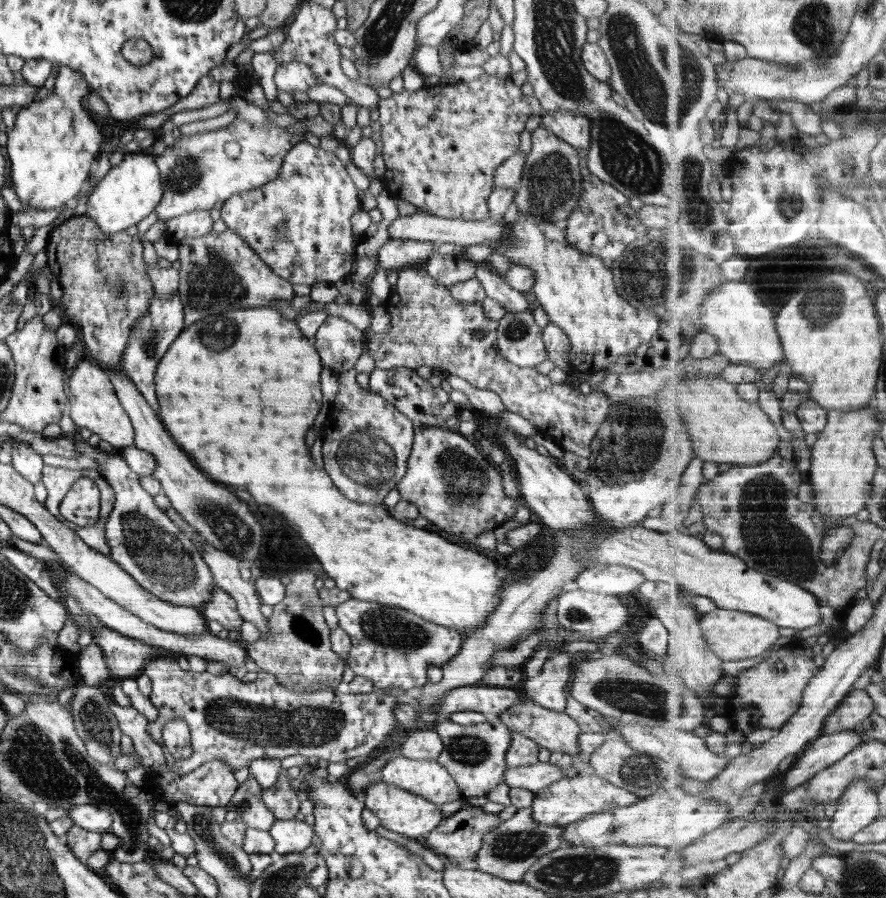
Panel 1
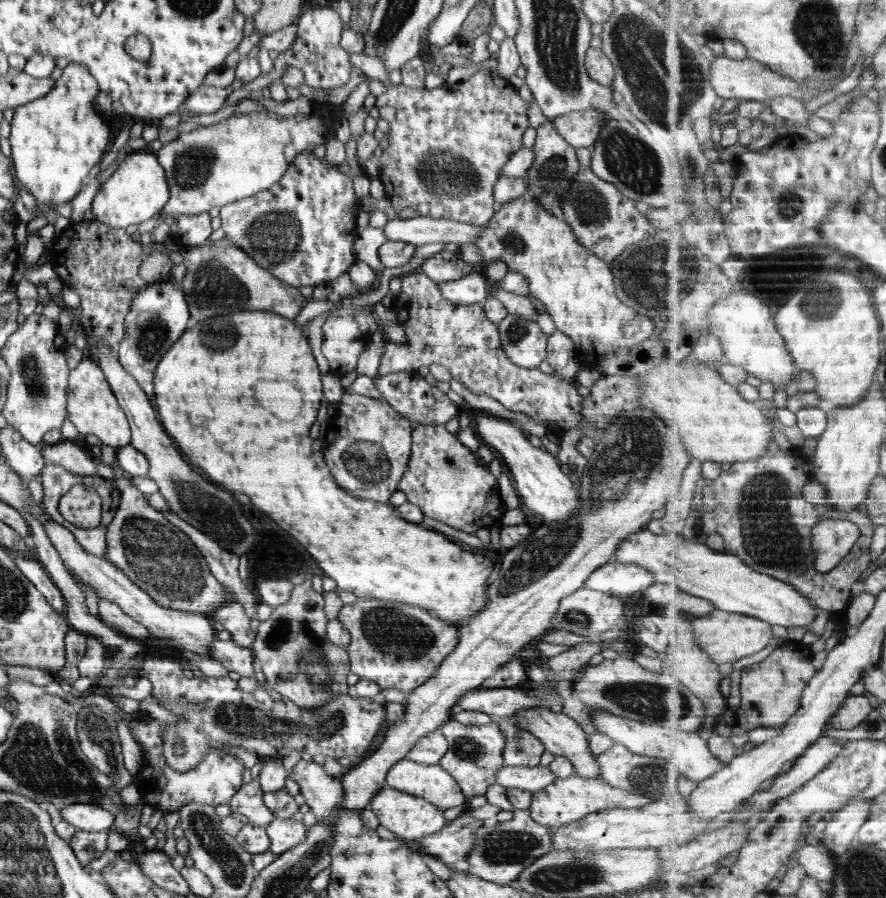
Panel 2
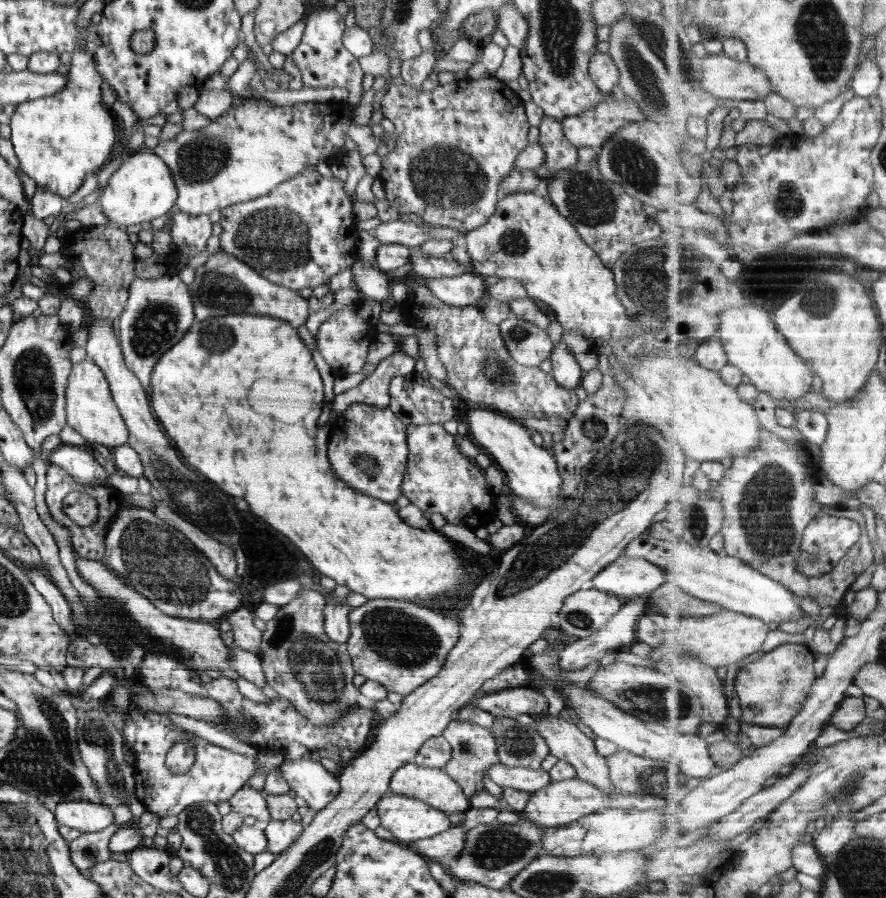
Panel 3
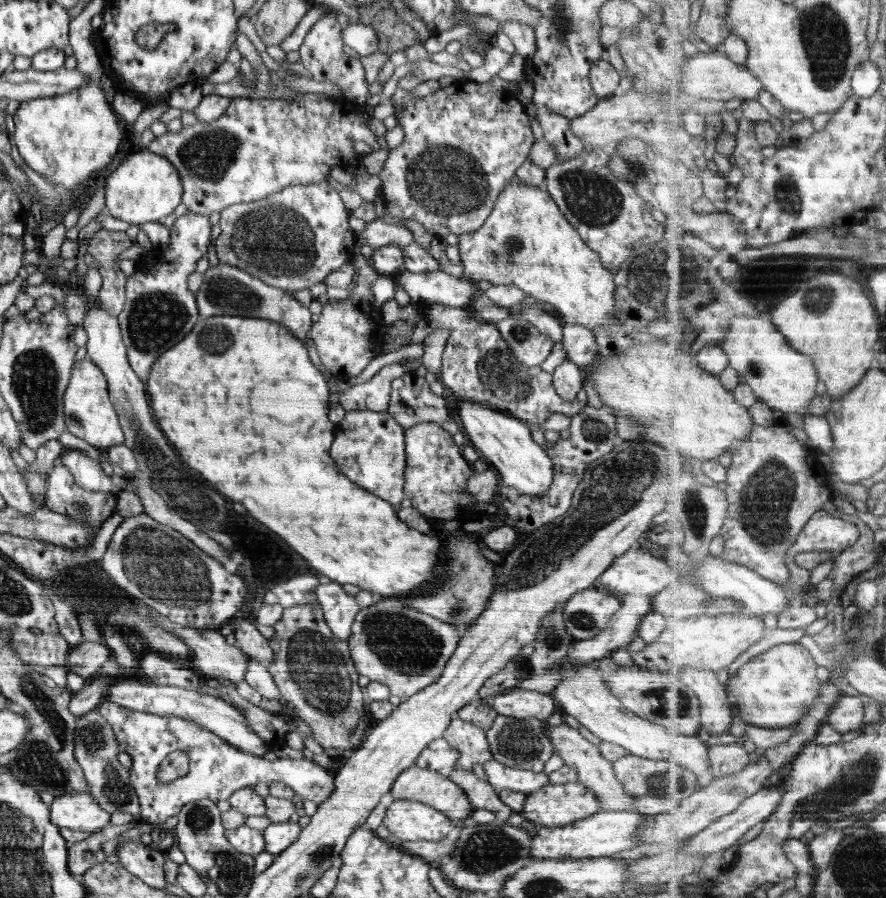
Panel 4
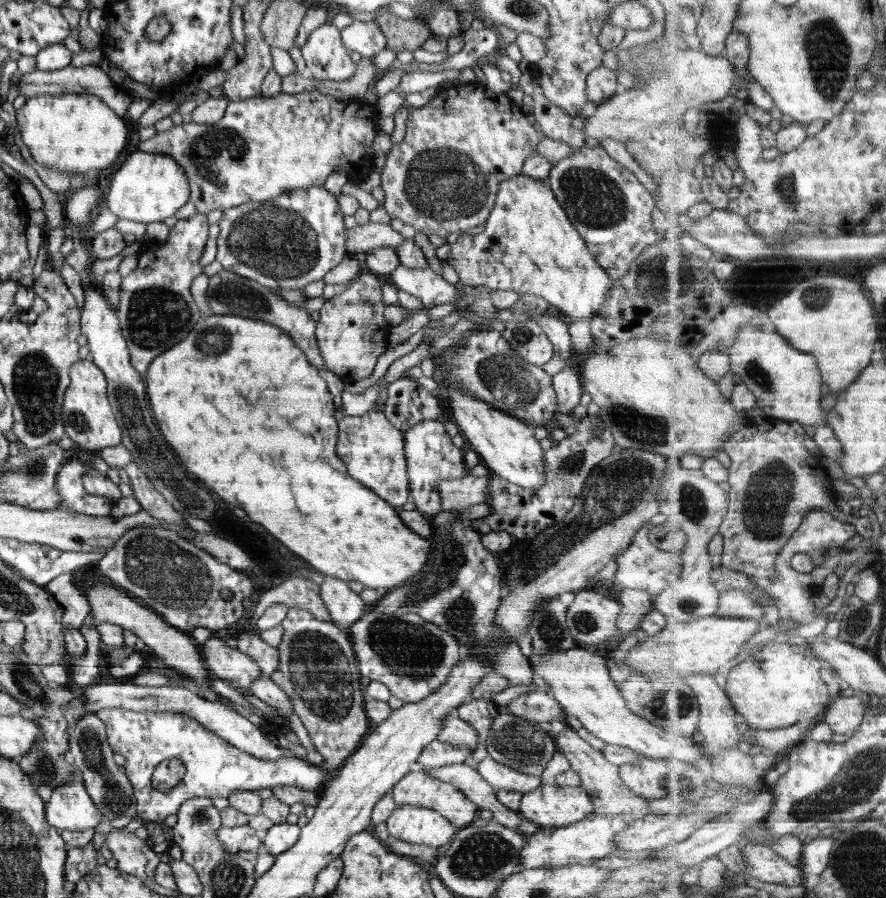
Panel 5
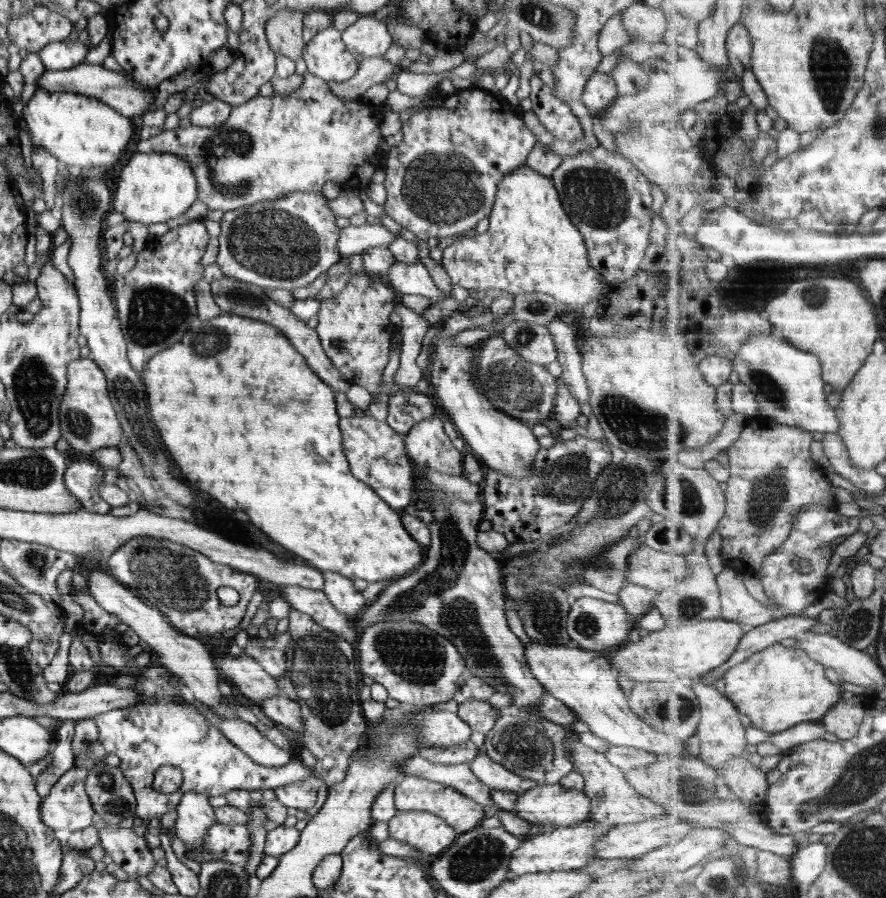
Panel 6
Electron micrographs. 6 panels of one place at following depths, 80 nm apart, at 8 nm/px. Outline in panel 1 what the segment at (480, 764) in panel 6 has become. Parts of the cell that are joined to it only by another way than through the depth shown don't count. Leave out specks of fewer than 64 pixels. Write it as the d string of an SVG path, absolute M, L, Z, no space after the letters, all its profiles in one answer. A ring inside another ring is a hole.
M535 762L528 766L507 767L505 779L509 787L528 789L537 793L550 786L562 777L568 777L575 773L574 768L562 769L549 762Z

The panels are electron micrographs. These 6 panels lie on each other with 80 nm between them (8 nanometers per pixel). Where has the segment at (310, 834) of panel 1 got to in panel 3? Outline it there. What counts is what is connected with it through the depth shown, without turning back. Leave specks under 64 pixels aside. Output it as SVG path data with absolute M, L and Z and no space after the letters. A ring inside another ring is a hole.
M291 818L283 821L270 819L262 827L267 838L266 851L276 856L292 846L303 831L302 824Z

